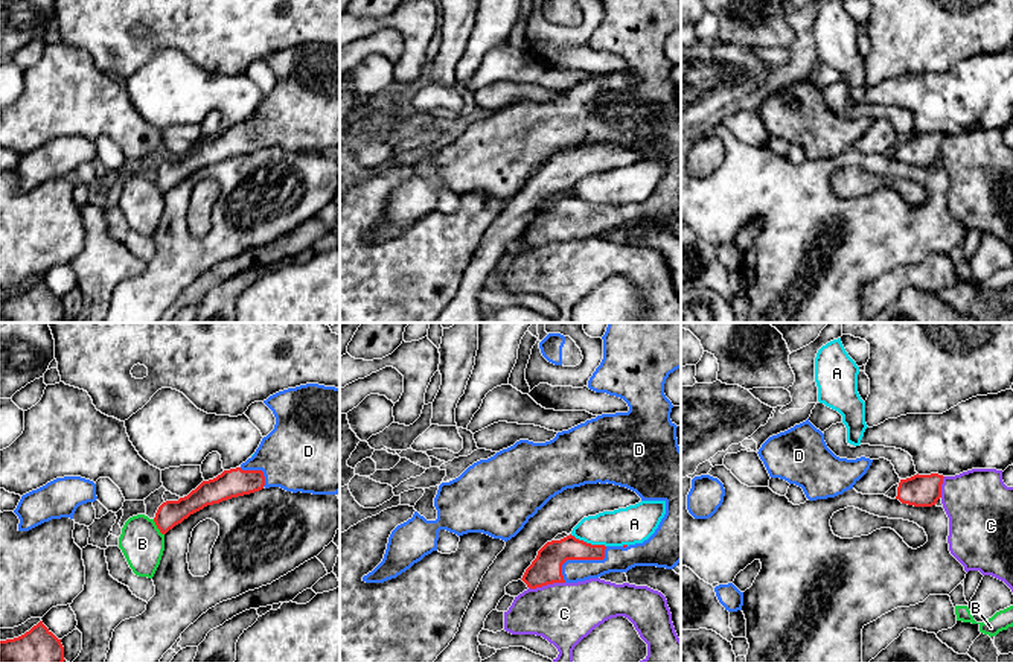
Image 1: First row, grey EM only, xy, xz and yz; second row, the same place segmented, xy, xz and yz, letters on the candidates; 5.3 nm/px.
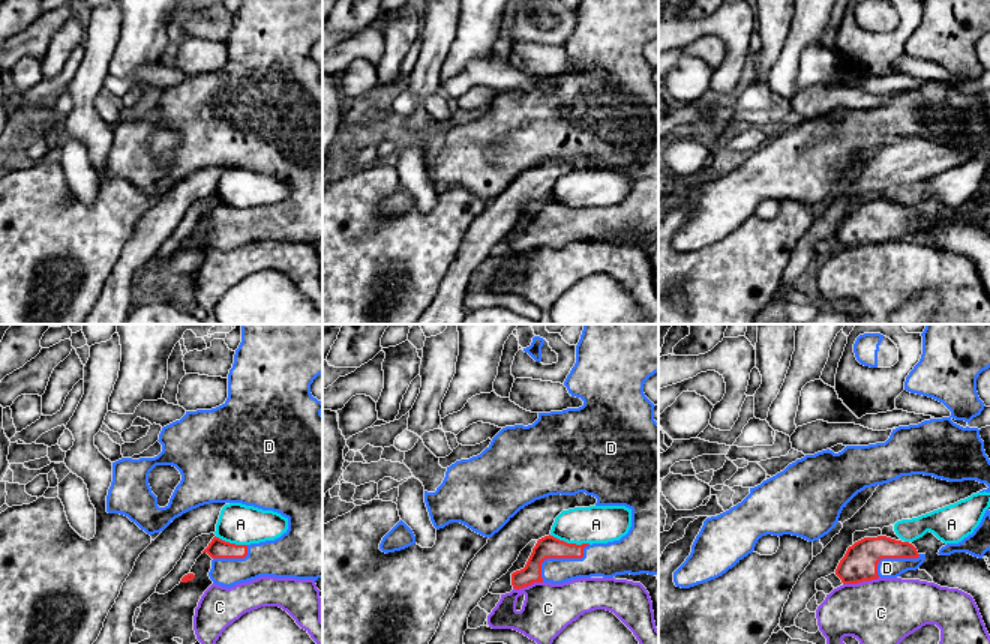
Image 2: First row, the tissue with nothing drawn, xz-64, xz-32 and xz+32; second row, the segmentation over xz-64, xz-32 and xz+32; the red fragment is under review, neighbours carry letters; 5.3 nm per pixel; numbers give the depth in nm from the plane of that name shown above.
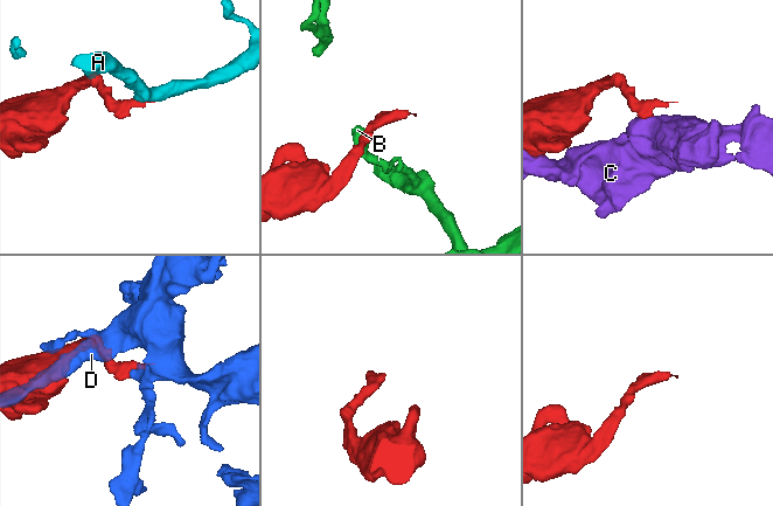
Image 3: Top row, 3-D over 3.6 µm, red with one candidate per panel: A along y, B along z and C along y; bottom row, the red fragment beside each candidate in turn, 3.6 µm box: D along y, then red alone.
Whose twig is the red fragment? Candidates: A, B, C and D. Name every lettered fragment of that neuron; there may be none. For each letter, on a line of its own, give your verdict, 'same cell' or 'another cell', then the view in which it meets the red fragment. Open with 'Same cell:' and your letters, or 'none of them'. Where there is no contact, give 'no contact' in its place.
Same cell: D
A: another cell | xz
B: another cell | xy
C: another cell | xz
D: same cell | xz

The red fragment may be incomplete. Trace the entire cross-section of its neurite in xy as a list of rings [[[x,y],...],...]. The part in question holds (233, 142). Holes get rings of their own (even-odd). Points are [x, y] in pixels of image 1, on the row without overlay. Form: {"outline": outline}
{"outline": [[[306,43],[270,55],[264,62],[276,76],[274,88],[262,97],[254,114],[236,128],[203,140],[178,160],[163,161],[154,177],[161,193],[207,164],[250,154],[270,146],[312,154],[340,151],[340,47]]]}

